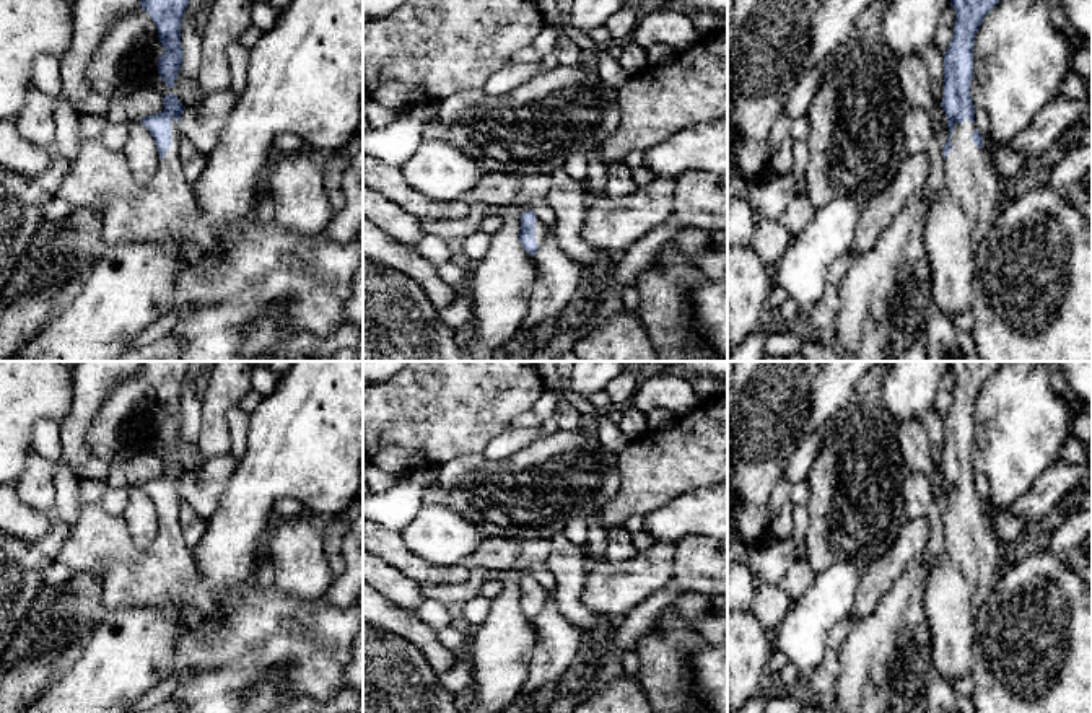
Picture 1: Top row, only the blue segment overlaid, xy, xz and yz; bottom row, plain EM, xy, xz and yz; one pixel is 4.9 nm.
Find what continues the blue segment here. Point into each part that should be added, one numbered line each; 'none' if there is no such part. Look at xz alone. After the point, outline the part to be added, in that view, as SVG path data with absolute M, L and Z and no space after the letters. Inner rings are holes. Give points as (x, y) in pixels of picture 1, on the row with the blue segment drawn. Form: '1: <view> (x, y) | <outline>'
1: xz (541, 228) | M535 220L535 243L540 246L545 241L548 226L542 220Z

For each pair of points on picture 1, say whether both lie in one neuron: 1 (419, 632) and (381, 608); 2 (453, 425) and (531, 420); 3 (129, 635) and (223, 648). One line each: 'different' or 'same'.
1: same
2: different
3: different

